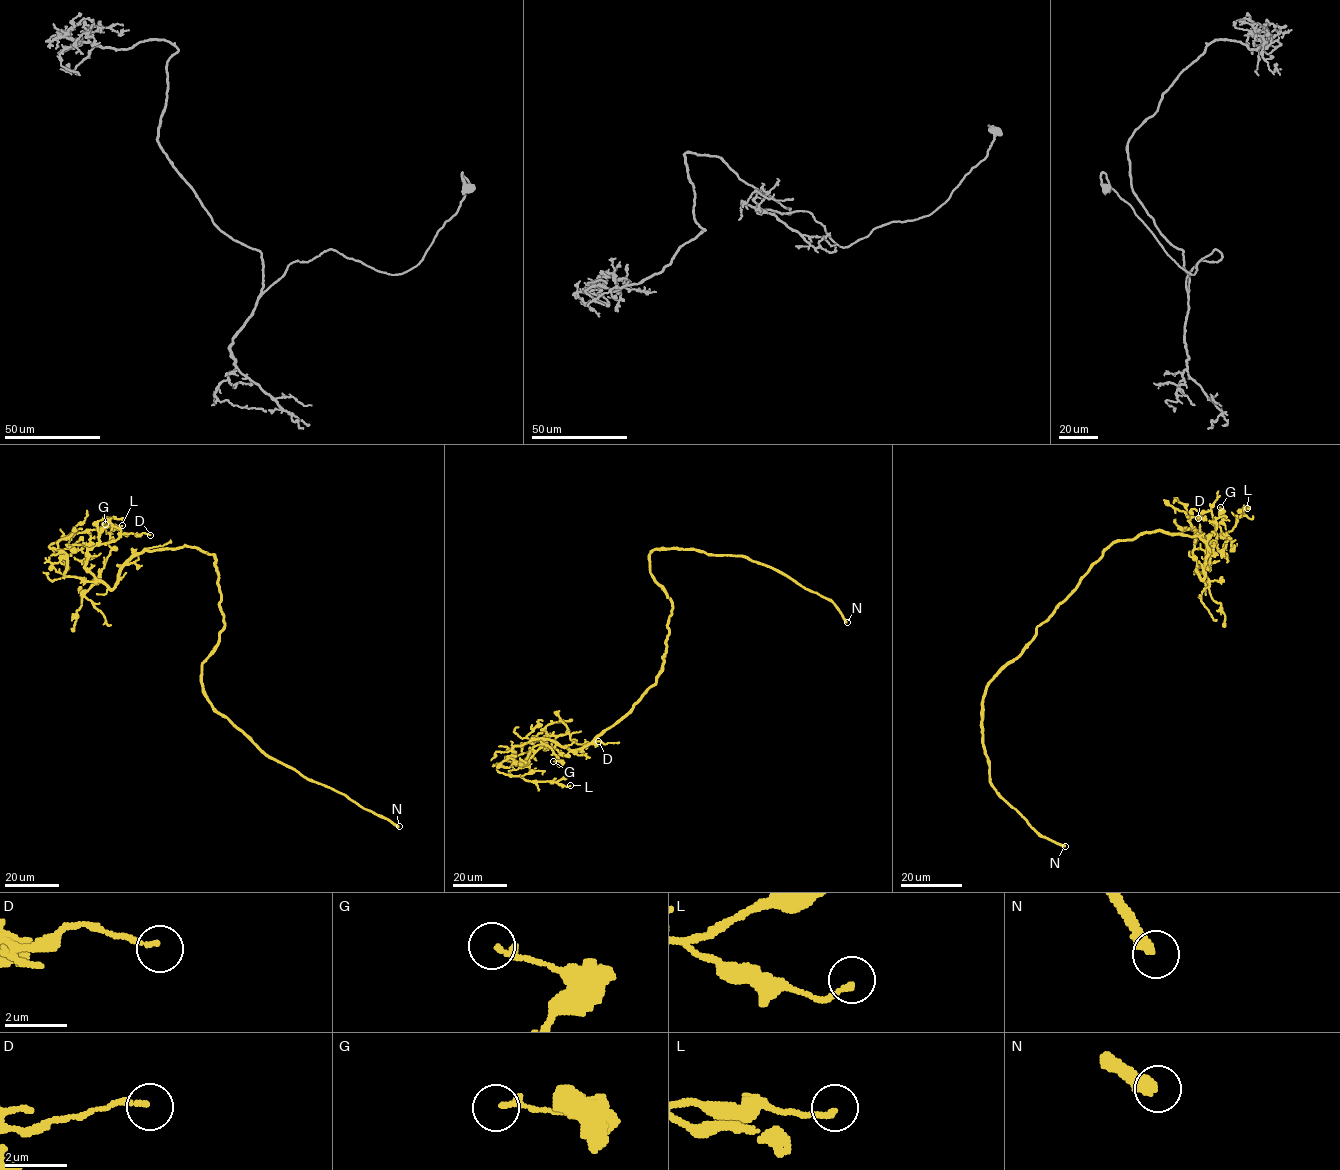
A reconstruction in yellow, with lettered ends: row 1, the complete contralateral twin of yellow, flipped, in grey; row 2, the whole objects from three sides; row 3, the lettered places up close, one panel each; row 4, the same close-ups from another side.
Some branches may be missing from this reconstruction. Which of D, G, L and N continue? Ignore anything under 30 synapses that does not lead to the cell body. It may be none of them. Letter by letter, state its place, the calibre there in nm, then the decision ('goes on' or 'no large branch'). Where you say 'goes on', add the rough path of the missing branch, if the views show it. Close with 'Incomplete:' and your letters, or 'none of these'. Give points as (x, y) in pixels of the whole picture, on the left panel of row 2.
D: at (150, 535); 160 nm thick; no large branch
G: at (105, 524); 220 nm thick; no large branch
L: at (122, 525); 180 nm thick; no large branch
N: at (399, 826); 360 nm thick; goes on
Incomplete: N

